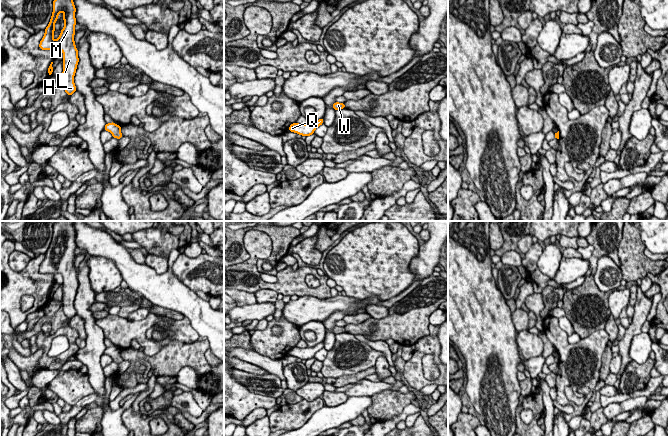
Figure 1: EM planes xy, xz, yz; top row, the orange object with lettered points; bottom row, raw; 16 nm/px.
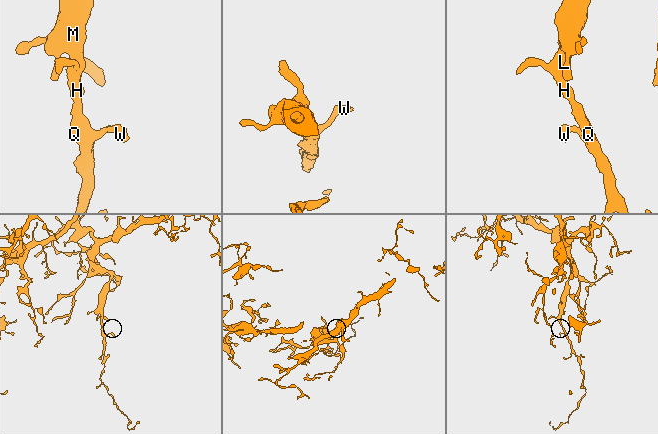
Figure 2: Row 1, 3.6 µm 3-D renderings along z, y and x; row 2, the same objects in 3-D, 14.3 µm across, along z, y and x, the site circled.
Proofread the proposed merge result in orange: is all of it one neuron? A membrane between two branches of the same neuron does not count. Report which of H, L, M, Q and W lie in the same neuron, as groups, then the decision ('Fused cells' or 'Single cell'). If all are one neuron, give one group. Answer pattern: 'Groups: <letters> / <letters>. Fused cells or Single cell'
Groups: H L M Q W. Single cell

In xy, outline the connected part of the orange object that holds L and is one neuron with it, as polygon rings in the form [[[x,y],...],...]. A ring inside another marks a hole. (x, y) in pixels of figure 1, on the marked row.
[[[53,0],[53,12],[48,26],[45,29],[45,34],[40,41],[39,48],[42,50],[57,50],[63,52],[63,72],[62,84],[64,91],[68,96],[71,96],[77,91],[74,84],[74,76],[79,62],[78,50],[74,42],[74,27],[77,24],[75,18],[76,8],[73,0]],[[64,12],[62,15],[65,22],[64,28],[61,29],[59,38],[54,40],[53,35],[55,31],[55,23],[58,20],[58,14]]]

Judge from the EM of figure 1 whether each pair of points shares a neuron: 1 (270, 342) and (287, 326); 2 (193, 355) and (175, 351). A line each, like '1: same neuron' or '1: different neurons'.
1: same neuron
2: same neuron

